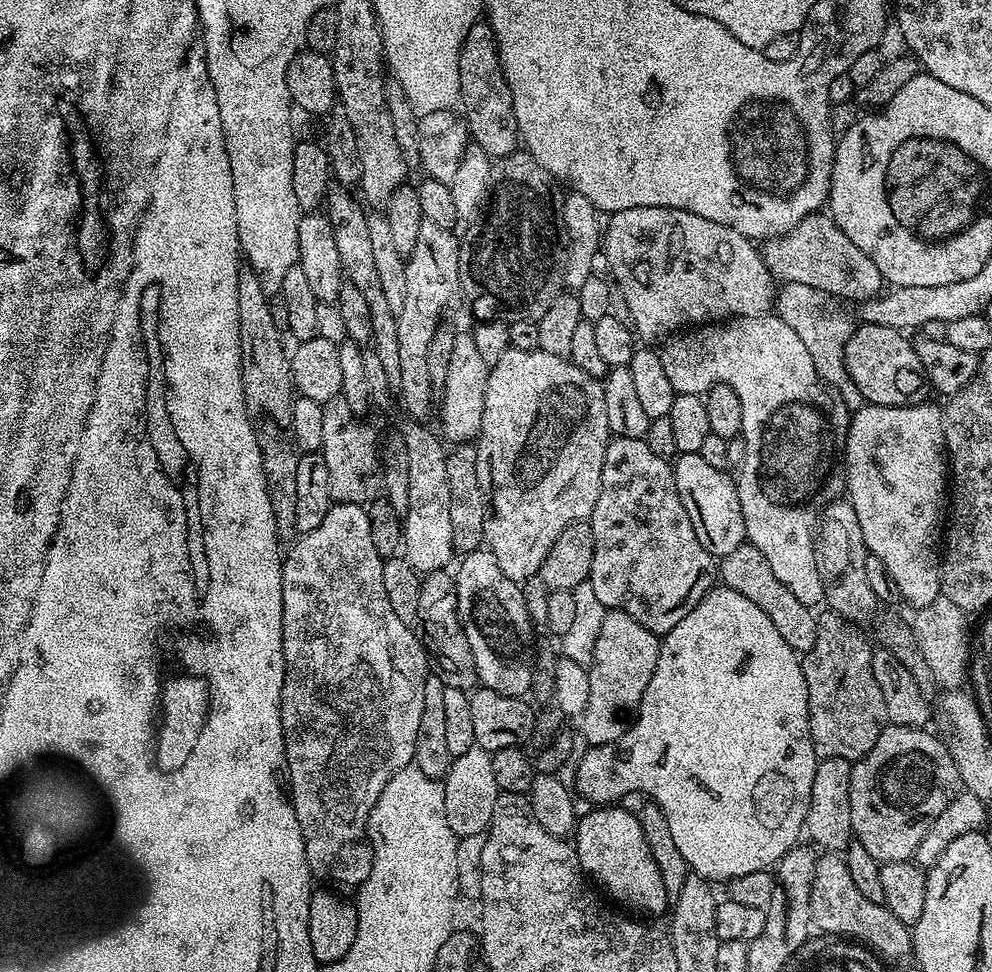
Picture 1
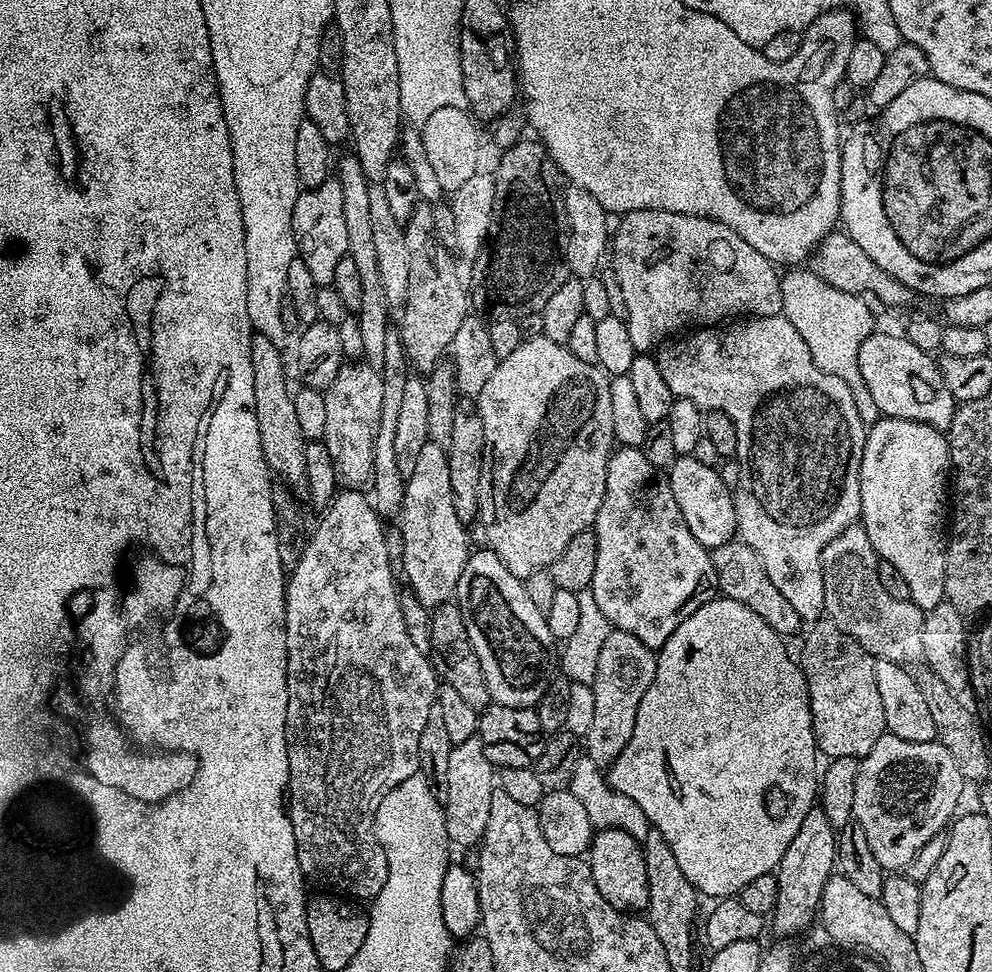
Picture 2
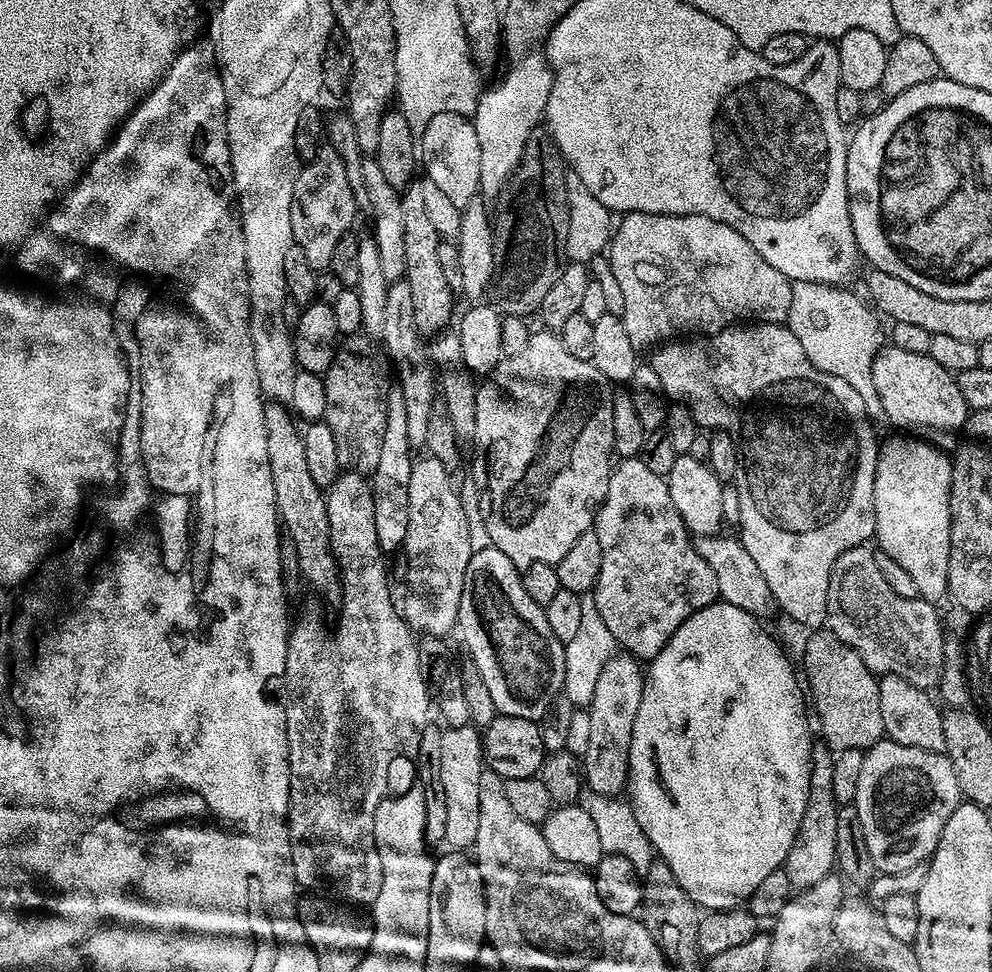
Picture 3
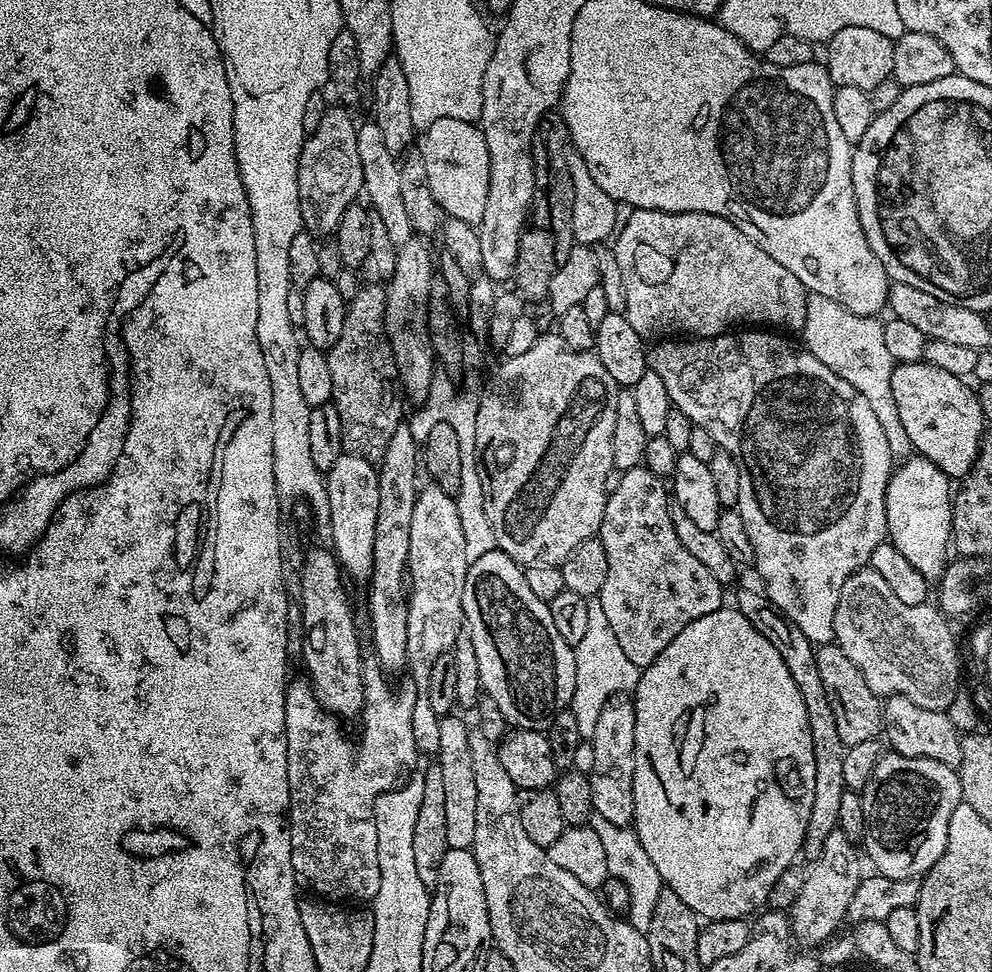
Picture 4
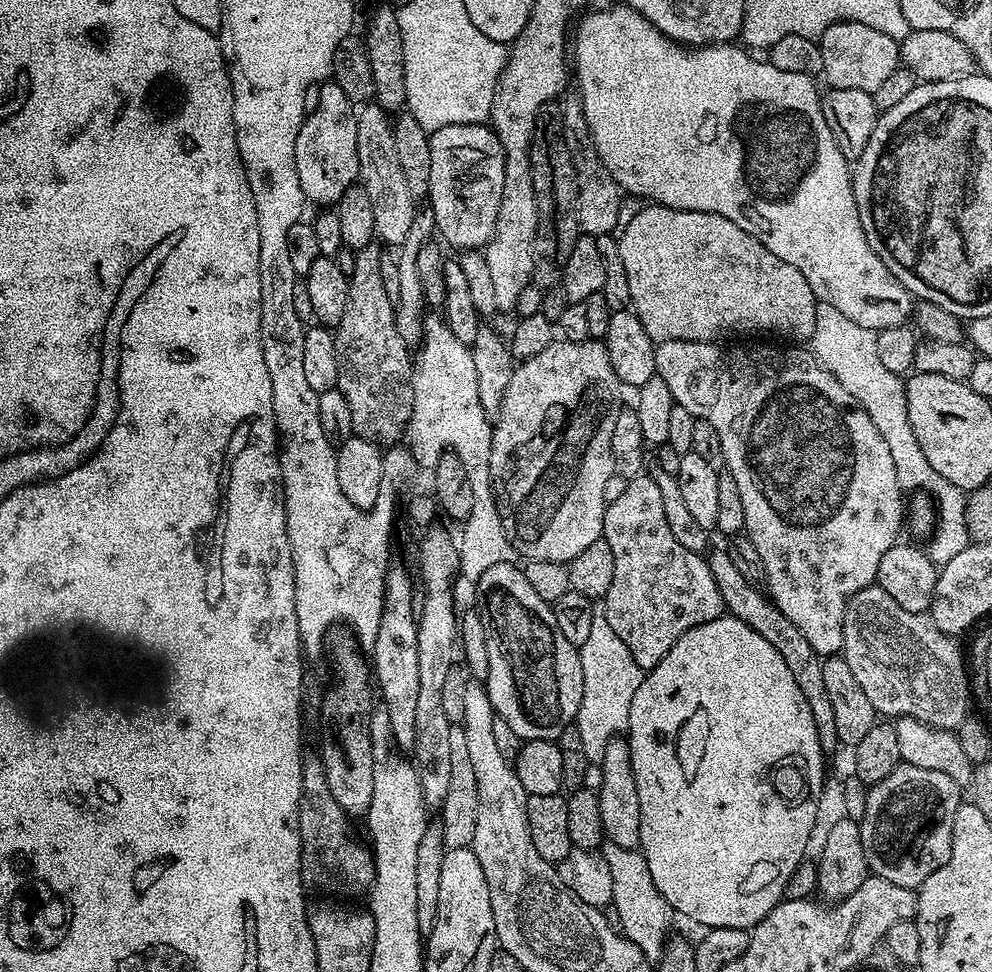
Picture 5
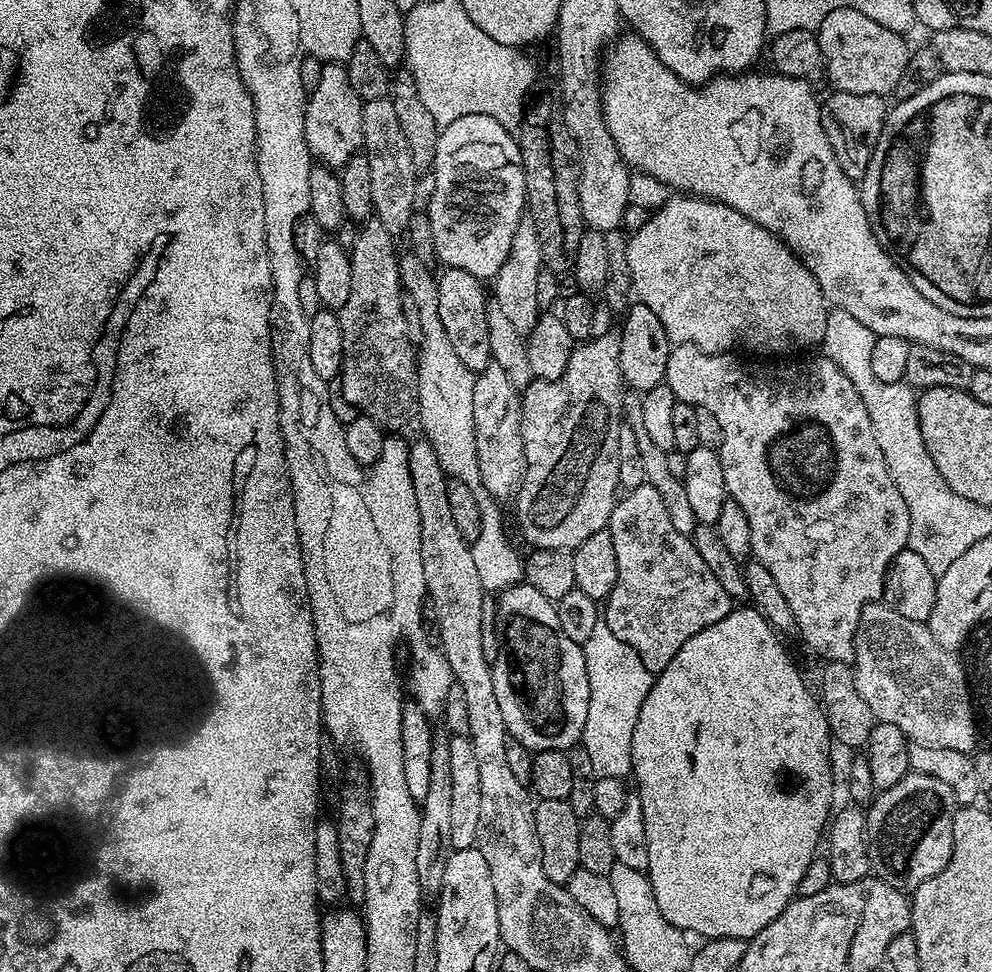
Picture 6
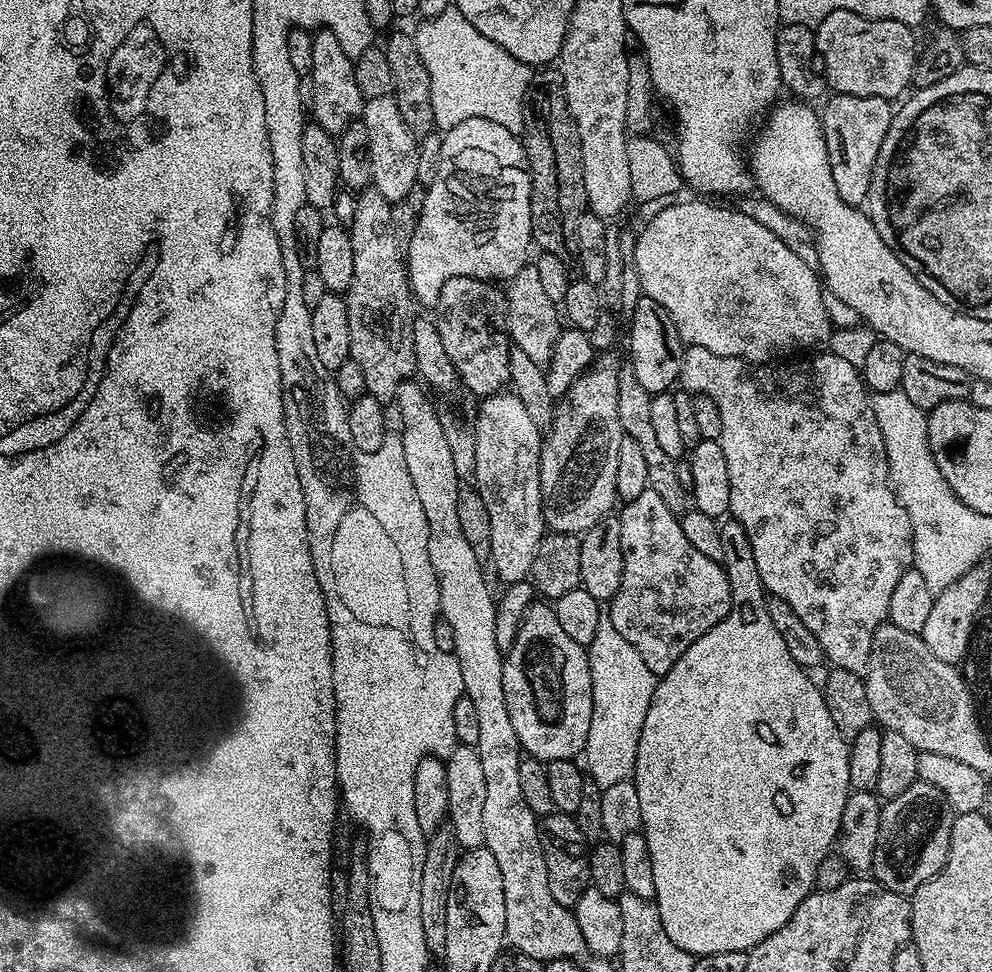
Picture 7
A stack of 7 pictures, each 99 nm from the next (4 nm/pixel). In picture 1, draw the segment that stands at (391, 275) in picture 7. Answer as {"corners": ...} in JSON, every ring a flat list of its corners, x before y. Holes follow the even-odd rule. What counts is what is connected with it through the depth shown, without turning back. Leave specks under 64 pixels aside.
{"corners":[[337,398,324,405,322,414,322,446,319,453,324,456,327,477,330,478,329,490,333,501,337,504,363,505,369,499,368,487,372,479,378,476,378,440,376,444,376,432,354,410,347,405,344,399]]}

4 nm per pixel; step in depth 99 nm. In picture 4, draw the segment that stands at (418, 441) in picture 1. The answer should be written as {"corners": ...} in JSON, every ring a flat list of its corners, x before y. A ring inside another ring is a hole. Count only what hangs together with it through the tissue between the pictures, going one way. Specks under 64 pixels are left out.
{"corners":[[429,483,428,488,421,487,416,493,416,501,414,502,414,515,410,521,410,554,408,555,408,576,410,577,410,595,408,598,408,625,406,626,406,654,408,655,407,675,412,675,411,683,415,685,416,705,414,706,414,718,412,725,414,726,414,742,416,743,417,753,430,756,436,756,438,750,440,717,434,714,434,709,430,707,430,698,426,698,426,690,430,686,430,670,434,670,434,662,442,654,452,651,454,642,458,638,458,634,465,627,464,611,462,610,462,590,466,586,466,574,468,573,469,560,466,558,466,538,462,535,462,518,458,518,458,506,456,505,455,496,446,494,446,490,442,490,436,484]]}

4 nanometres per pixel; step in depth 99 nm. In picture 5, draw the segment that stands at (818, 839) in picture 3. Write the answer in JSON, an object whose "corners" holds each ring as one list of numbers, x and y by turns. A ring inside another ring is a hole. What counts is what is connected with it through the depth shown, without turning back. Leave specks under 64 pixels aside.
{"corners":[[713,547,707,553,706,559,710,566,710,574,714,574,714,583,718,585,718,594,722,594,722,602,727,615,737,616,739,620,746,622,754,630,758,630,758,634,762,634,762,638,766,638,766,642,770,642,770,646,774,646,774,650,782,654,790,674,794,677,794,682,798,682,798,690,802,690,806,703,810,705,810,714,814,714,814,730,818,734,818,742,826,754,832,754,832,751,838,748,838,741,834,726,834,710,830,707,830,697,822,679,824,660,814,650,814,646,806,642,798,626,794,626,794,622,790,622,790,618,786,618,786,614,778,610,775,602,757,585,746,582,742,570,734,566,734,558,730,558,727,547,715,548]]}

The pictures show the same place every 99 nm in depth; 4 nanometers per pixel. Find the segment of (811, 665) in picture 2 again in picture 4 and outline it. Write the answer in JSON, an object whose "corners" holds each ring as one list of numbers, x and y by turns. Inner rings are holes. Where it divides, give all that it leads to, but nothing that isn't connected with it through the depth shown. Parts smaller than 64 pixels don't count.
{"corners":[[821,644,816,648,818,658,818,675,822,677,822,686,826,686,826,698,830,698,830,707,834,710,834,719,838,725,838,734,844,745,857,744,877,739,884,726,884,709,881,697,866,686,866,678,862,678,862,670,846,658,839,644]]}

